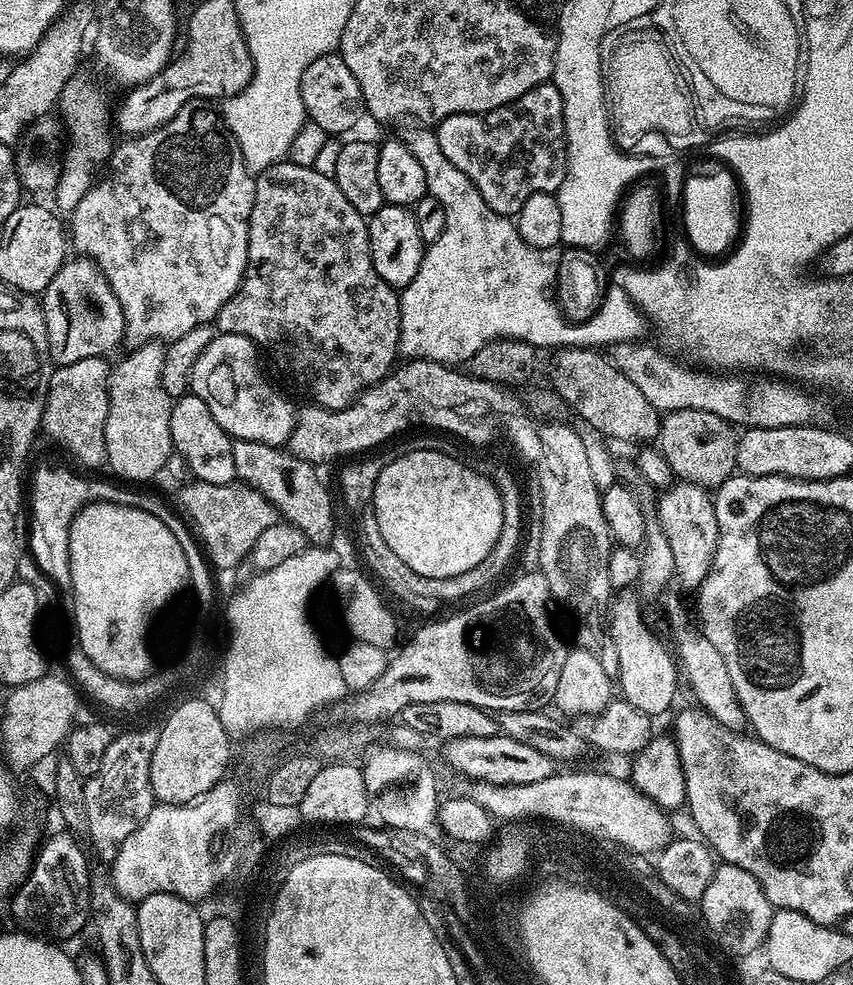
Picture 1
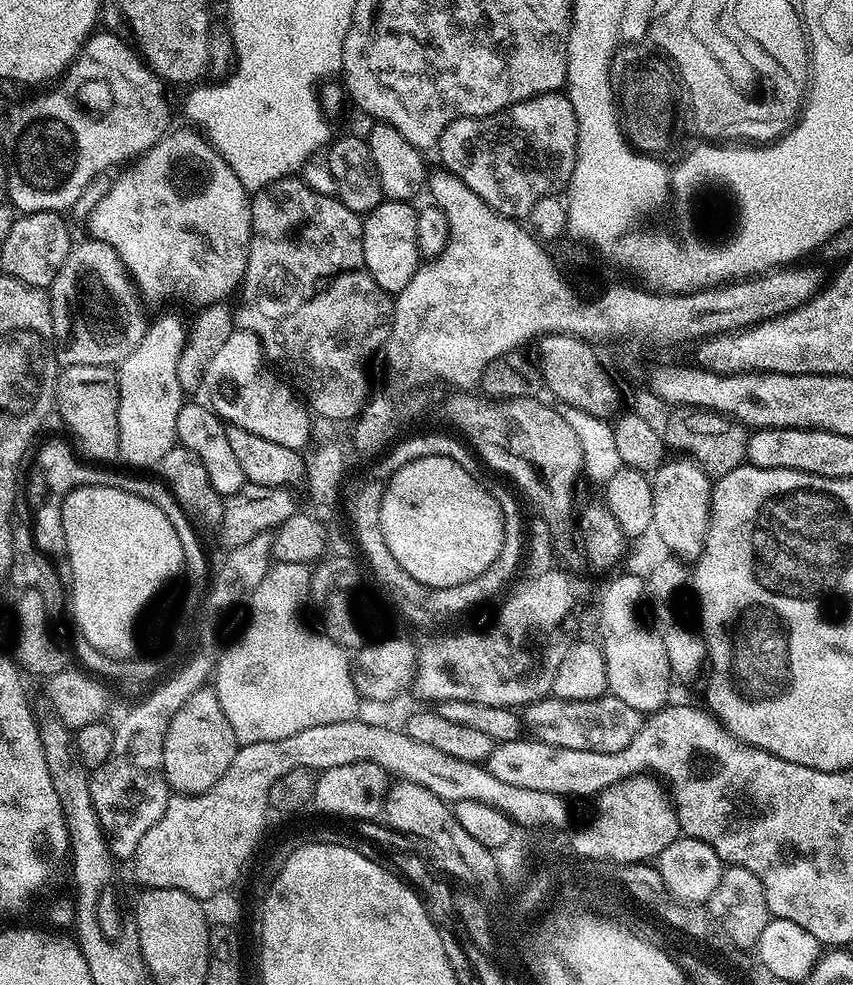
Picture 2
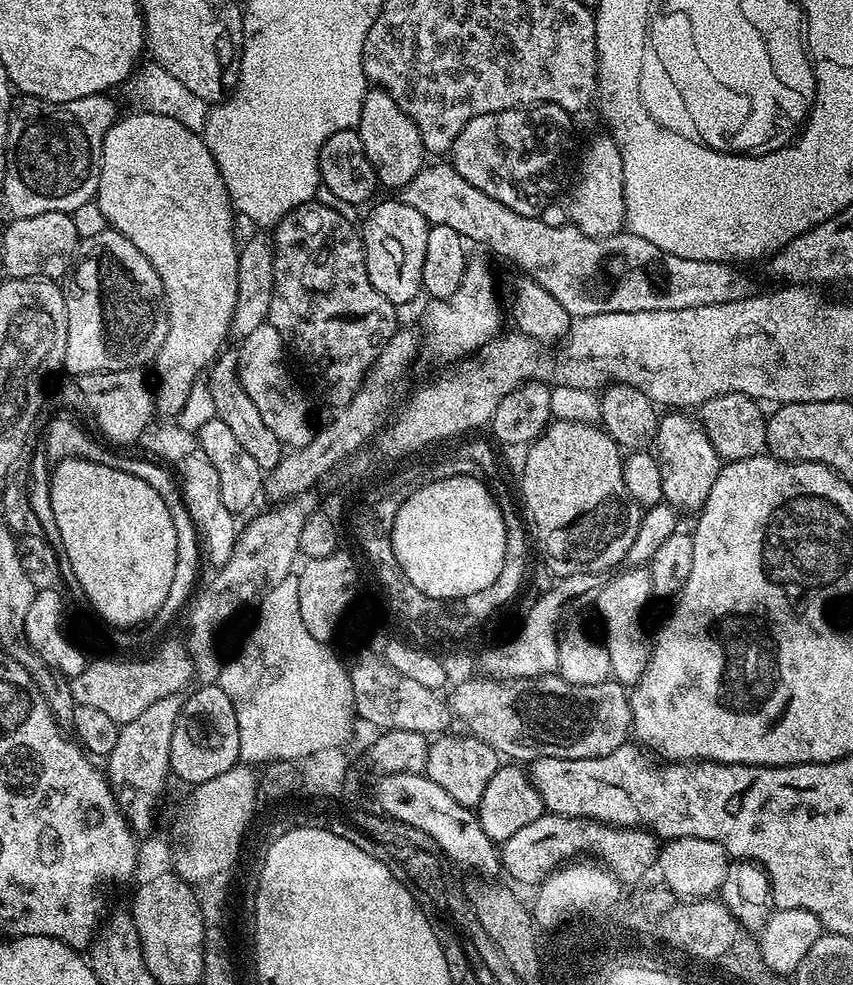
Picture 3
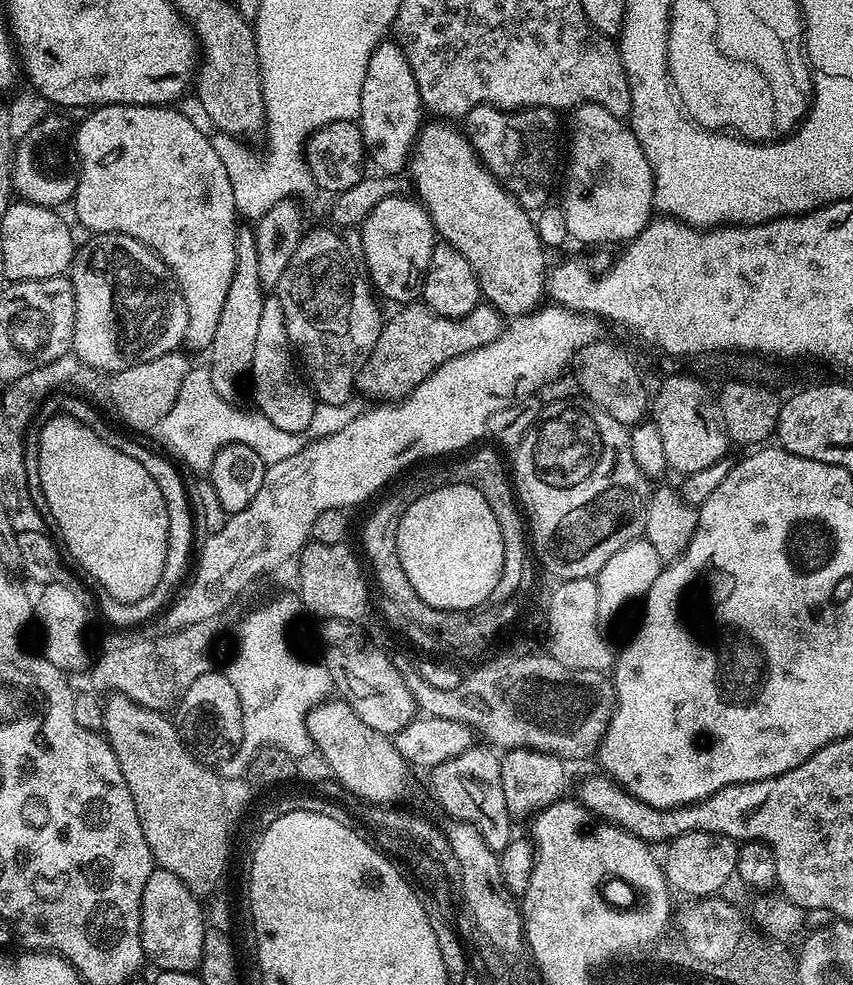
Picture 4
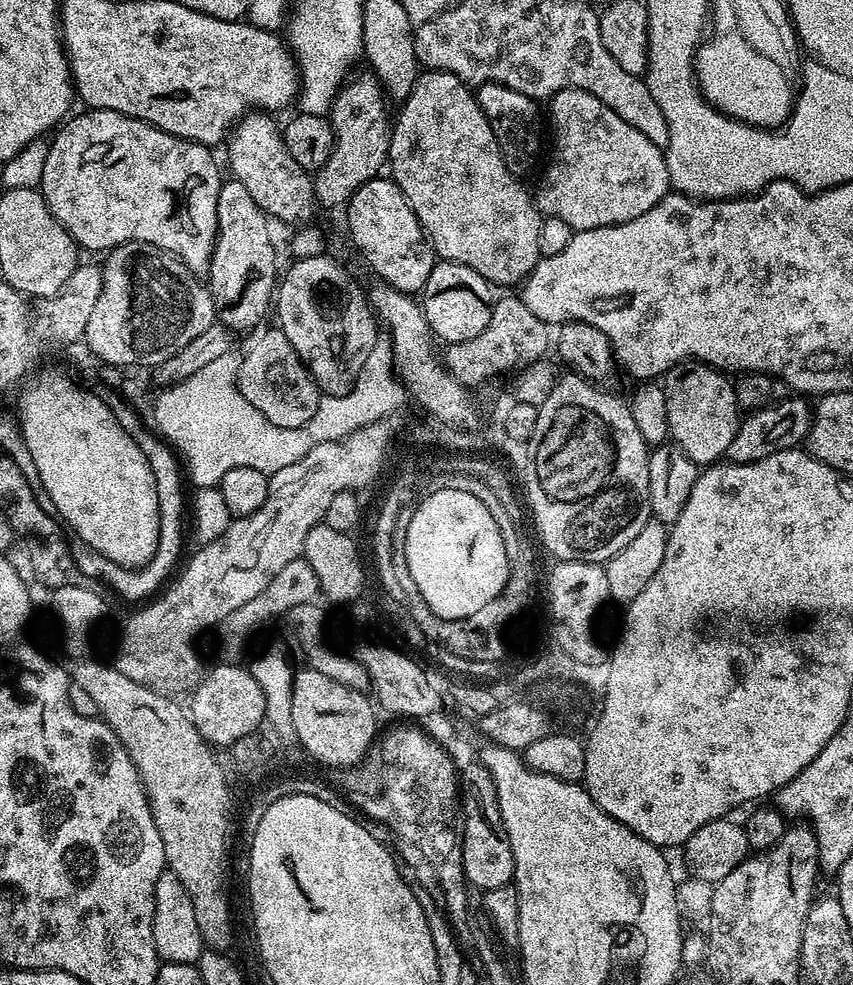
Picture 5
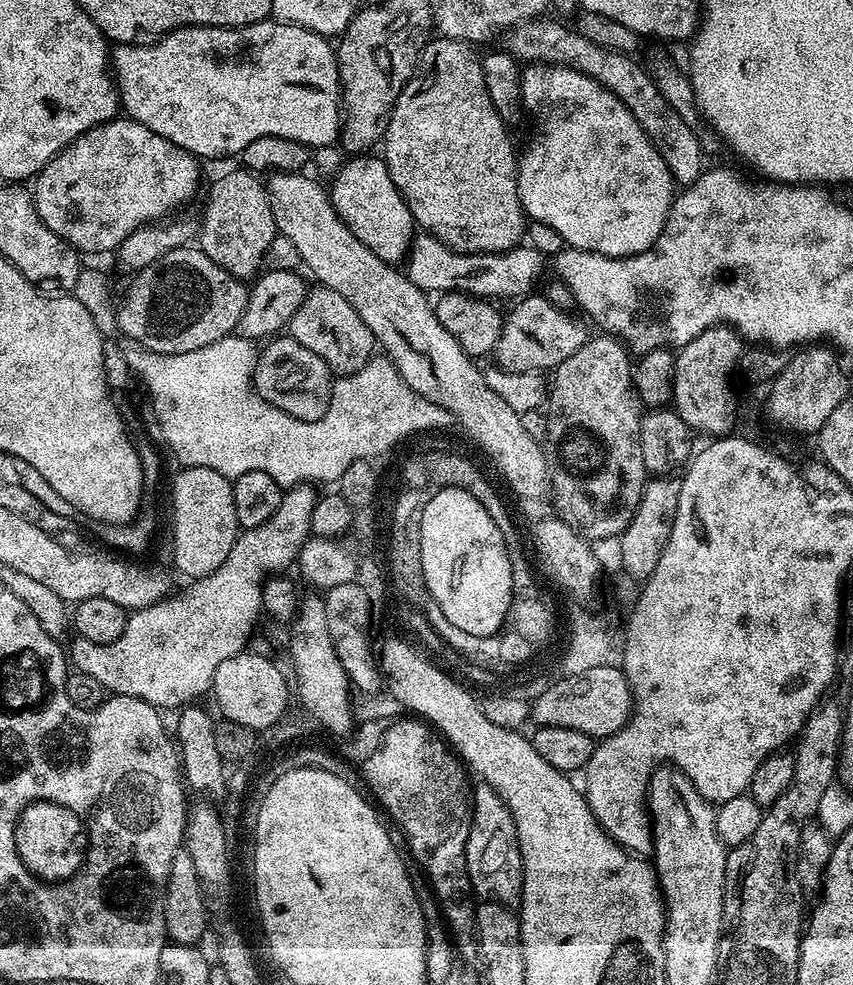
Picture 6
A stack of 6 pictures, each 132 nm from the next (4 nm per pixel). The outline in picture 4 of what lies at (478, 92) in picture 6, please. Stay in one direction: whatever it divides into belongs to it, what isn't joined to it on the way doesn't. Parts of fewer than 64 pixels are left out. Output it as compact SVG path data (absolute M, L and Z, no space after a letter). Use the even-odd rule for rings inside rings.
M448 122L432 123L436 124L425 123L421 127L420 135L412 146L412 154L408 158L406 169L407 175L412 175L412 184L416 187L415 195L419 203L428 211L437 237L458 254L462 254L466 262L470 262L476 280L480 283L481 297L491 304L501 317L529 316L531 312L541 307L543 300L540 299L545 299L546 296L546 267L544 268L546 248L540 243L540 235L536 233L533 217L485 168L463 131L455 132L452 129L455 127Z

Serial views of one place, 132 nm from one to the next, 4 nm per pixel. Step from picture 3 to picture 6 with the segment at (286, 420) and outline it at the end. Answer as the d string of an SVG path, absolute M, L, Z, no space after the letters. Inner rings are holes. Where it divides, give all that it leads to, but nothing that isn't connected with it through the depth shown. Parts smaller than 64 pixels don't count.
M284 334L273 339L268 349L259 353L254 373L254 387L267 404L290 414L299 420L317 420L326 414L332 397L333 373L329 372L326 362L318 358L306 346ZM281 339L281 340L280 340ZM273 343L273 344L272 344ZM272 344L272 345L271 345Z

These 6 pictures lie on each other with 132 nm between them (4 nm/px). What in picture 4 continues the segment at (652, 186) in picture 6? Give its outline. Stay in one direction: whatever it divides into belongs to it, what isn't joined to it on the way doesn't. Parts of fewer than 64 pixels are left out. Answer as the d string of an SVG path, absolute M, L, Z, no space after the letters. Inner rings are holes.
M580 104L571 116L572 157L562 201L569 237L584 244L635 240L654 210L652 171L640 143L621 117L597 104Z

